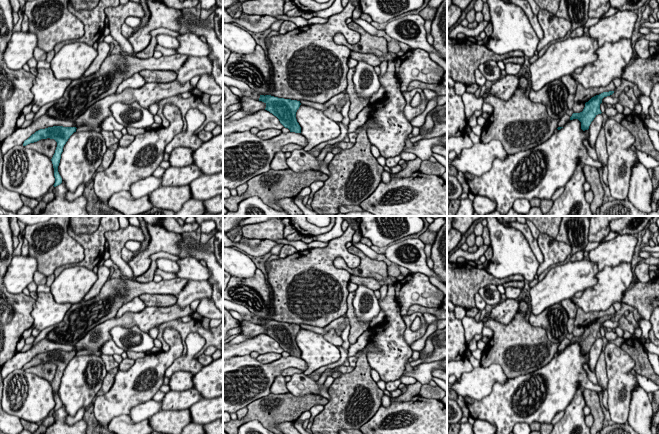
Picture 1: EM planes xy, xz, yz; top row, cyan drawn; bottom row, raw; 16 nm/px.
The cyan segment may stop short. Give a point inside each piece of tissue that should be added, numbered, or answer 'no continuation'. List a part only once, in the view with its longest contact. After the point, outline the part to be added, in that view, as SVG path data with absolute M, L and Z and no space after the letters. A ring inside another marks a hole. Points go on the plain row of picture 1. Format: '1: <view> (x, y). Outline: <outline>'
no continuation

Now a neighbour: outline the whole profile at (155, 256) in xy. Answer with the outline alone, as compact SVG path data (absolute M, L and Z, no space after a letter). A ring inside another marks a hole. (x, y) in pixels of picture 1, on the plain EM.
M157 252L157 253L154 253L150 256L151 260L157 260L159 258L167 258L167 259L173 260L175 262L178 261L179 259L181 259L179 256L172 255L167 252Z

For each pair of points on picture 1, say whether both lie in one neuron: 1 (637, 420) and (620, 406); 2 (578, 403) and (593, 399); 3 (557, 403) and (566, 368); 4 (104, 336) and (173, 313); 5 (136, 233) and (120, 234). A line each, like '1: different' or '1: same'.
1: different
2: different
3: same
4: same
5: same

